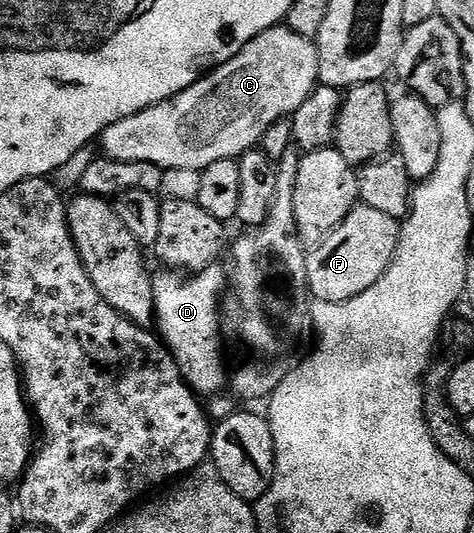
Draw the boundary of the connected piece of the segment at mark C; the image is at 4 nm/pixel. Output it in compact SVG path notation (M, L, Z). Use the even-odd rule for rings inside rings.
M286 26L271 28L270 30L266 30L262 34L255 36L241 52L234 54L234 58L230 58L230 62L220 64L216 68L213 68L211 72L201 76L195 84L191 84L186 90L182 90L179 94L172 97L171 100L163 100L161 104L150 106L146 110L142 110L130 118L122 118L122 122L114 122L114 126L107 128L103 134L103 155L110 160L156 164L159 168L165 170L169 168L195 168L197 170L203 170L219 160L236 160L243 156L245 152L253 151L253 149L259 145L262 137L266 134L266 130L270 130L270 126L274 126L274 122L291 117L292 113L298 110L298 106L302 106L302 102L306 102L306 98L310 98L310 94L318 86L319 79L320 59L316 53L315 43L306 38L302 38L300 34L294 34Z

